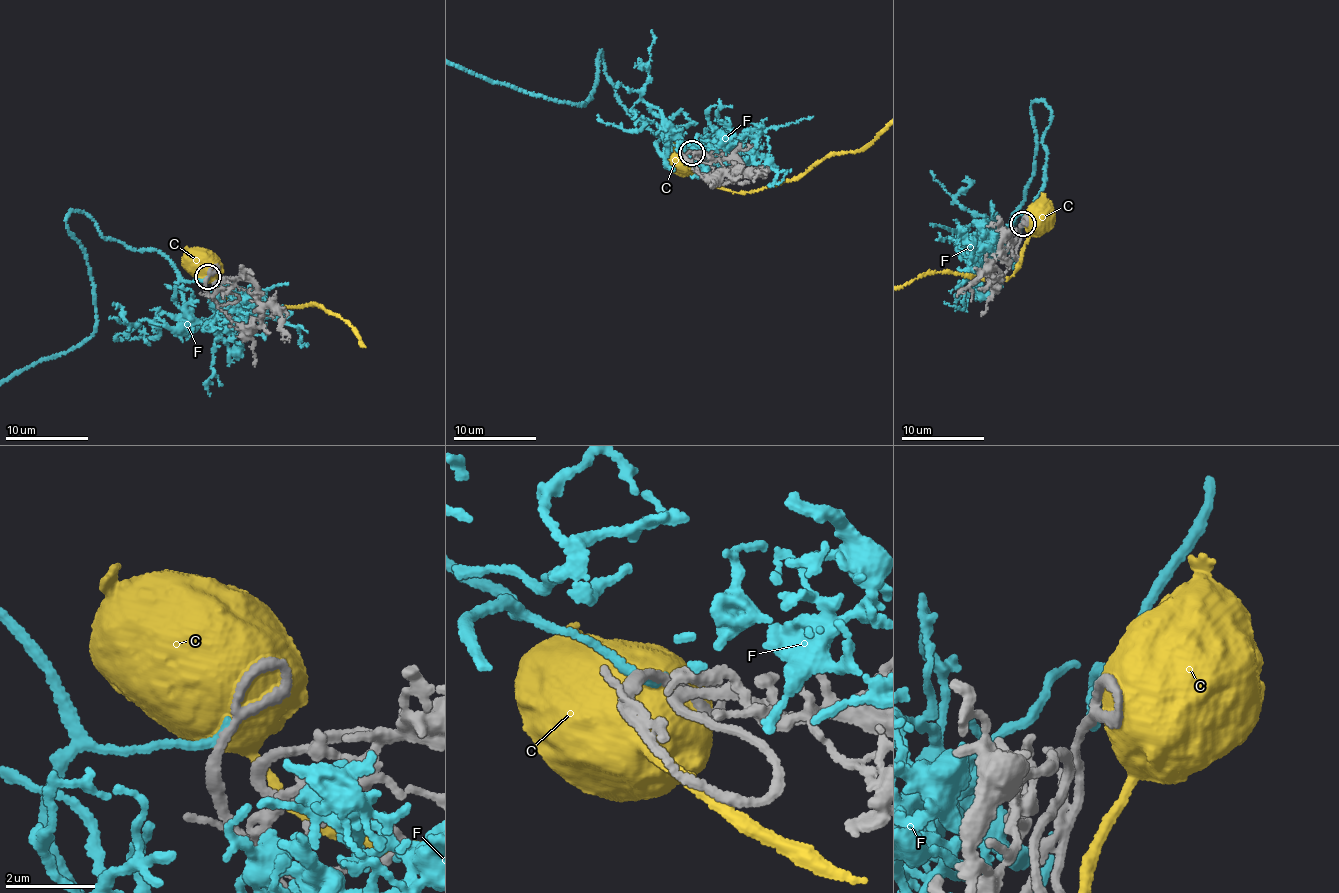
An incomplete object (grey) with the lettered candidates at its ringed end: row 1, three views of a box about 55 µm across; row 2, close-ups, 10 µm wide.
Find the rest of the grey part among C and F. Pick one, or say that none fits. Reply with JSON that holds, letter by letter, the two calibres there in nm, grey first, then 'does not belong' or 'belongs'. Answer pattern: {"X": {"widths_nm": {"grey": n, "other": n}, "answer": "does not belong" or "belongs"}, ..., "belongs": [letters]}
{"C": {"widths_nm": {"grey": 220, "other": 900}, "answer": "does not belong"}, "F": {"widths_nm": {"grey": 160, "other": 240}, "answer": "belongs"}, "belongs": ["F"]}

